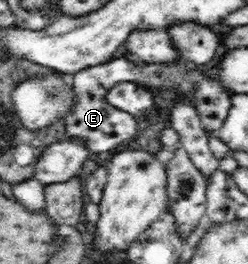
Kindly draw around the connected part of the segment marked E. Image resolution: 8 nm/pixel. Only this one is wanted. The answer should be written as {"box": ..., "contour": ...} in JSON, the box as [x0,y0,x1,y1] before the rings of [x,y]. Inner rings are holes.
{"box":[64,56,231,153],"contour":[[[128,56],[86,68],[71,76],[70,82],[74,86],[77,98],[74,99],[74,104],[69,108],[68,115],[64,119],[66,139],[77,140],[90,153],[106,152],[116,148],[124,140],[134,138],[134,134],[138,130],[136,126],[141,126],[141,122],[138,122],[138,119],[130,111],[114,107],[107,99],[110,90],[120,82],[178,90],[179,96],[190,97],[196,105],[206,132],[220,130],[231,107],[230,97],[223,90],[224,87],[220,80],[210,81],[203,65],[196,65],[188,61],[181,61],[174,67],[166,67],[166,65],[148,65]]]}

